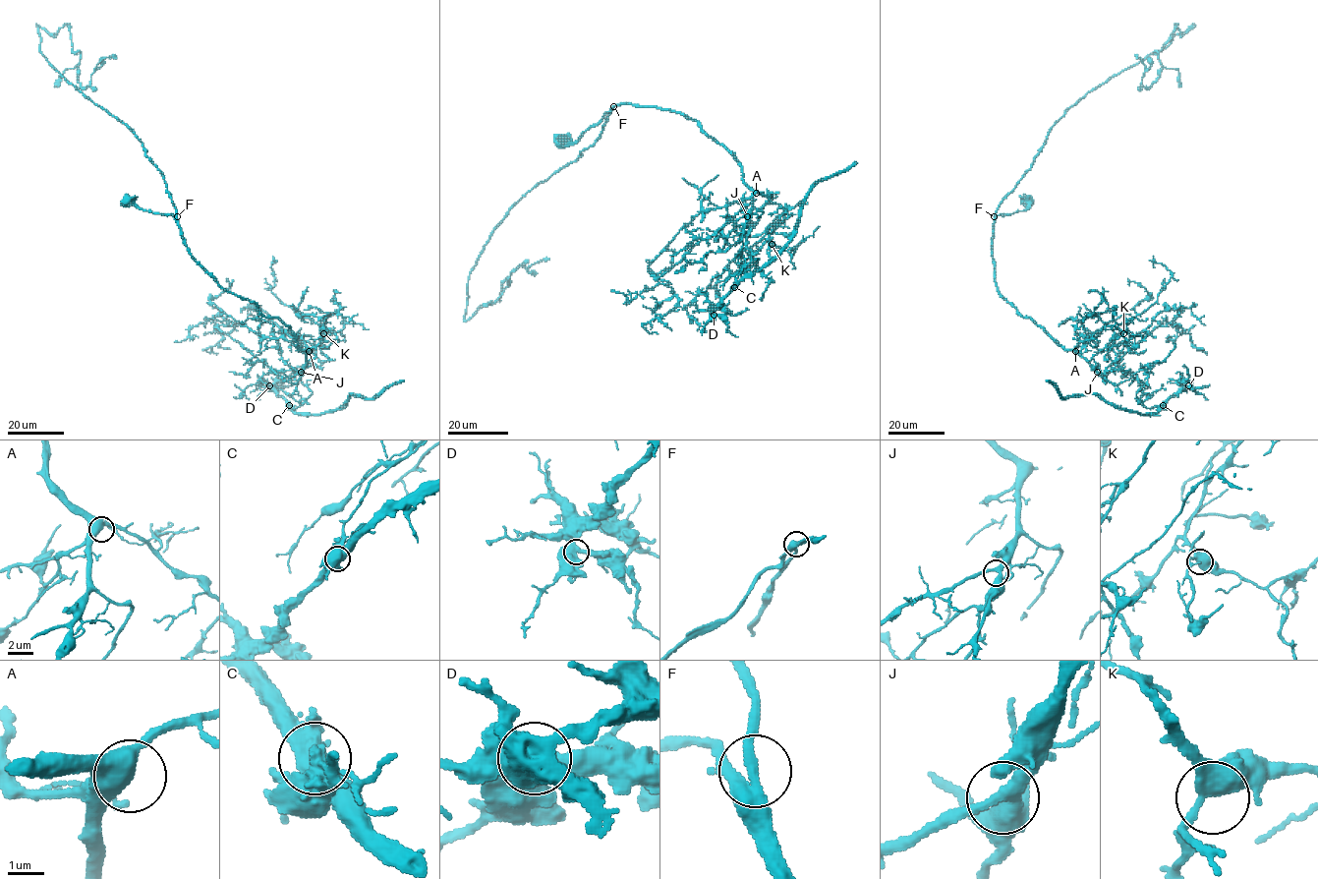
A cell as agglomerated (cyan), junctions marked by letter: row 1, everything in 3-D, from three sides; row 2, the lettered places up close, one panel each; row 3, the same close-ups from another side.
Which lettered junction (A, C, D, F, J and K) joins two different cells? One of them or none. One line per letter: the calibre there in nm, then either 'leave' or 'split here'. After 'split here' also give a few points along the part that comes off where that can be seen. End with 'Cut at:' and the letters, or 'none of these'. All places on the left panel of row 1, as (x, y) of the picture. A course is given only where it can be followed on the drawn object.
A: 440 nm | leave
C: 600 nm | split here | (289, 405), (297, 413), (322, 414), (336, 411), (351, 394), (369, 398), (403, 380)
D: 400 nm | leave
F: 320 nm | leave
J: 340 nm | leave
K: 440 nm | leave
Cut at: C

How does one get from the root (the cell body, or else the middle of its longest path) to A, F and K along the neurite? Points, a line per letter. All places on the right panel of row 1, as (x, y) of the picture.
A: (1027, 200), (1026, 209), (996, 218), (992, 238), (995, 283), (1020, 316), (1029, 317), (1066, 349), (1075, 351)
F: (1027, 200), (1029, 197), (1029, 206), (1026, 209), (994, 216)
K: (1027, 200), (1026, 209), (999, 214), (994, 224), (998, 291), (1066, 349), (1107, 326), (1123, 333)

